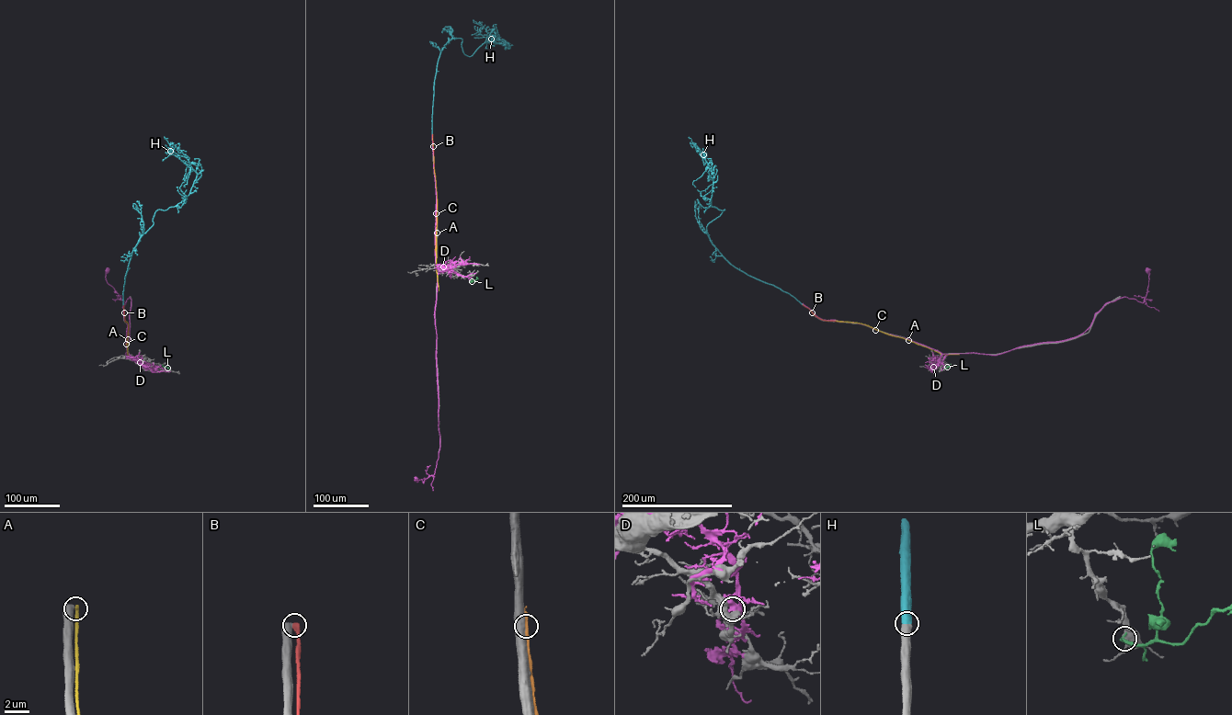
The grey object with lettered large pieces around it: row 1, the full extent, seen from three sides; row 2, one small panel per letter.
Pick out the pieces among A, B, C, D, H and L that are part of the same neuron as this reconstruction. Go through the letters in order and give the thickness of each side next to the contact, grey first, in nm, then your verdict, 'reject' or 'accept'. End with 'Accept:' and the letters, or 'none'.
A: 700/320 nm | reject
B: 700/480 nm | reject
C: 600/260 nm | reject
D: 320/480 nm | reject
H: 650/700 nm | accept
L: 420/360 nm | reject
Accept: H

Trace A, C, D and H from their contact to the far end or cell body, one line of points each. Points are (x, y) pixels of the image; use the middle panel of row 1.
A: (432, 134), (439, 290)
C: (434, 168), (437, 206), (435, 253)
D: (450, 274), (448, 269), (438, 274), (434, 312), (440, 448), (434, 474), (416, 479)
H: (432, 133), (434, 81), (446, 43), (461, 38), (468, 56), (484, 43), (506, 44), (476, 22)

